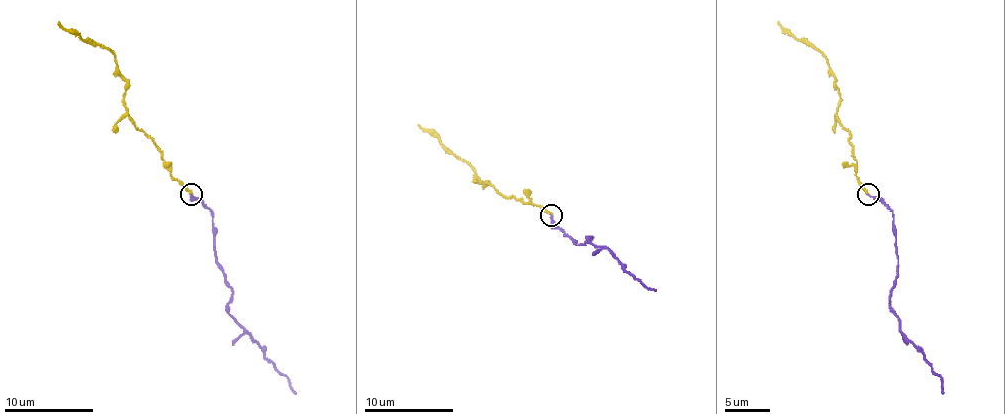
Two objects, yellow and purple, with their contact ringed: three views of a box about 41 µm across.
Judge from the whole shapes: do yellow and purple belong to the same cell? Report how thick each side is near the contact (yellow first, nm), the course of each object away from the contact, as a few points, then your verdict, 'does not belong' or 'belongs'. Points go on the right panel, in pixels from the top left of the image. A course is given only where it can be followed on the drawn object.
calibres 240 and 160 nm; course yellow (868, 194), (855, 176), (857, 160), (848, 140), (850, 133), (837, 116), (839, 89), (826, 58), (777, 22); course purple (868, 194), (877, 196), (893, 214), (897, 265), (891, 312), (899, 323), (899, 332), (942, 378), (942, 394); belongs

